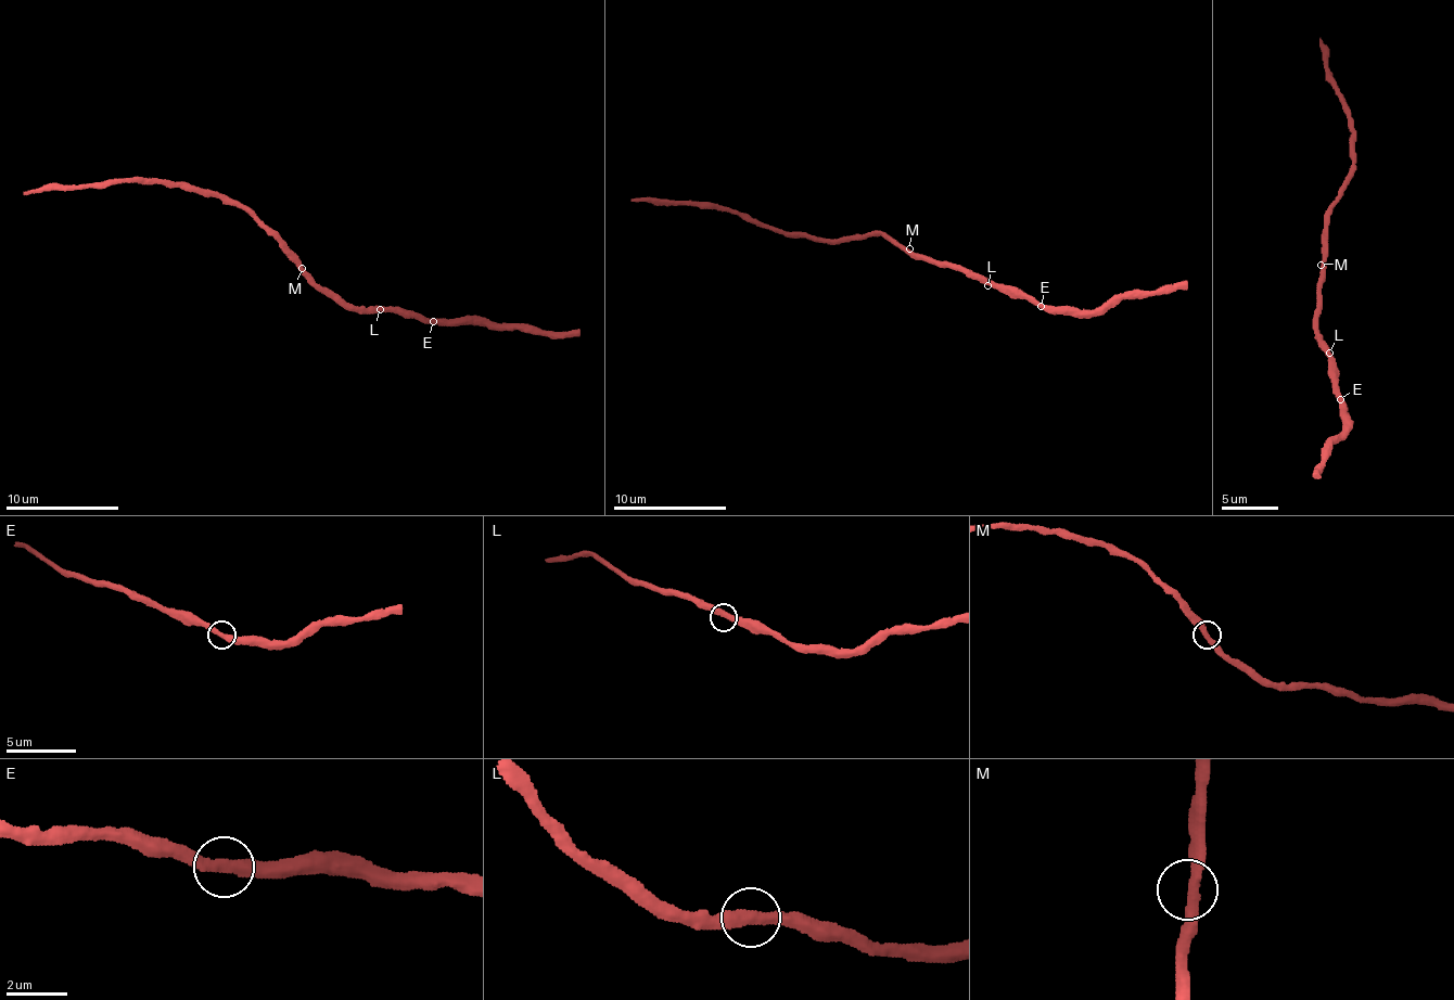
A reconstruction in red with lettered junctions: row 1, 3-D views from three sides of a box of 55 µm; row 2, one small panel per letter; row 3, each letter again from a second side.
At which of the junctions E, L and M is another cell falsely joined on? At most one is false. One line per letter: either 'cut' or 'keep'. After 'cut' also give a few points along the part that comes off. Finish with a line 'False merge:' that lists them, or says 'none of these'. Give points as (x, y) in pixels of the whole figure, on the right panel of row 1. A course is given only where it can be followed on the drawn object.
E: cut; foreign part runs (1340, 400), (1343, 437), (1333, 445), (1318, 475), (1312, 473)
L: keep
M: keep
False merge: E

